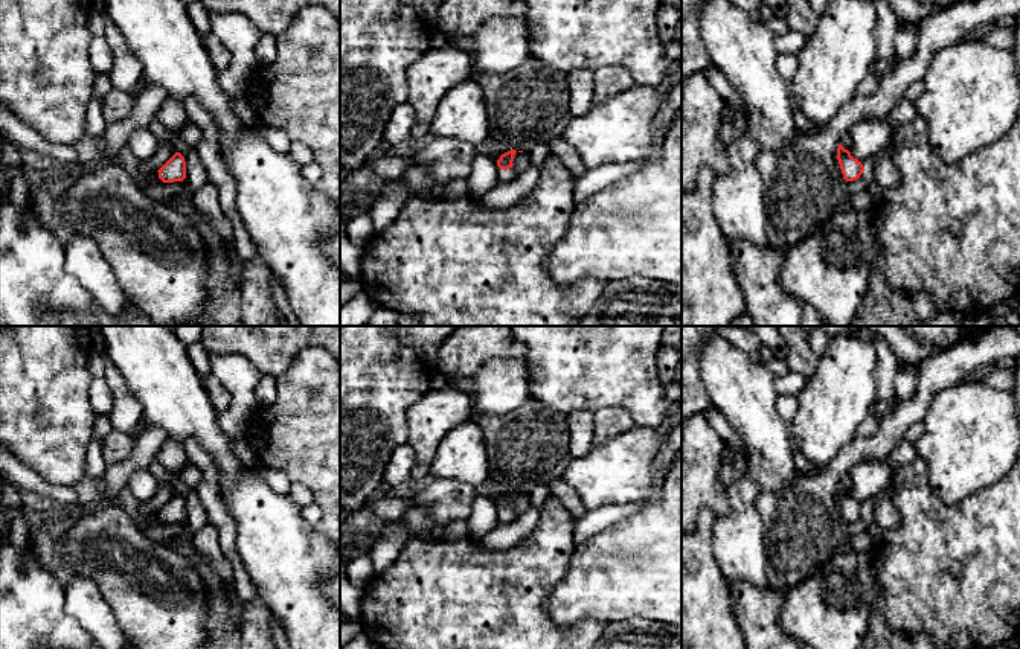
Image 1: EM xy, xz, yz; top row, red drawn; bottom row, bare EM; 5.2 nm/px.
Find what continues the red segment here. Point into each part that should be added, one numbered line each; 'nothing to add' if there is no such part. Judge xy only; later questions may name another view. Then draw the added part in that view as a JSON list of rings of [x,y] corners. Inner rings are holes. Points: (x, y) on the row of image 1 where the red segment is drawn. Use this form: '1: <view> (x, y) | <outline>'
nothing to add

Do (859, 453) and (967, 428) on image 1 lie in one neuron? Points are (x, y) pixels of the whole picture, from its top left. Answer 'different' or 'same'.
different

